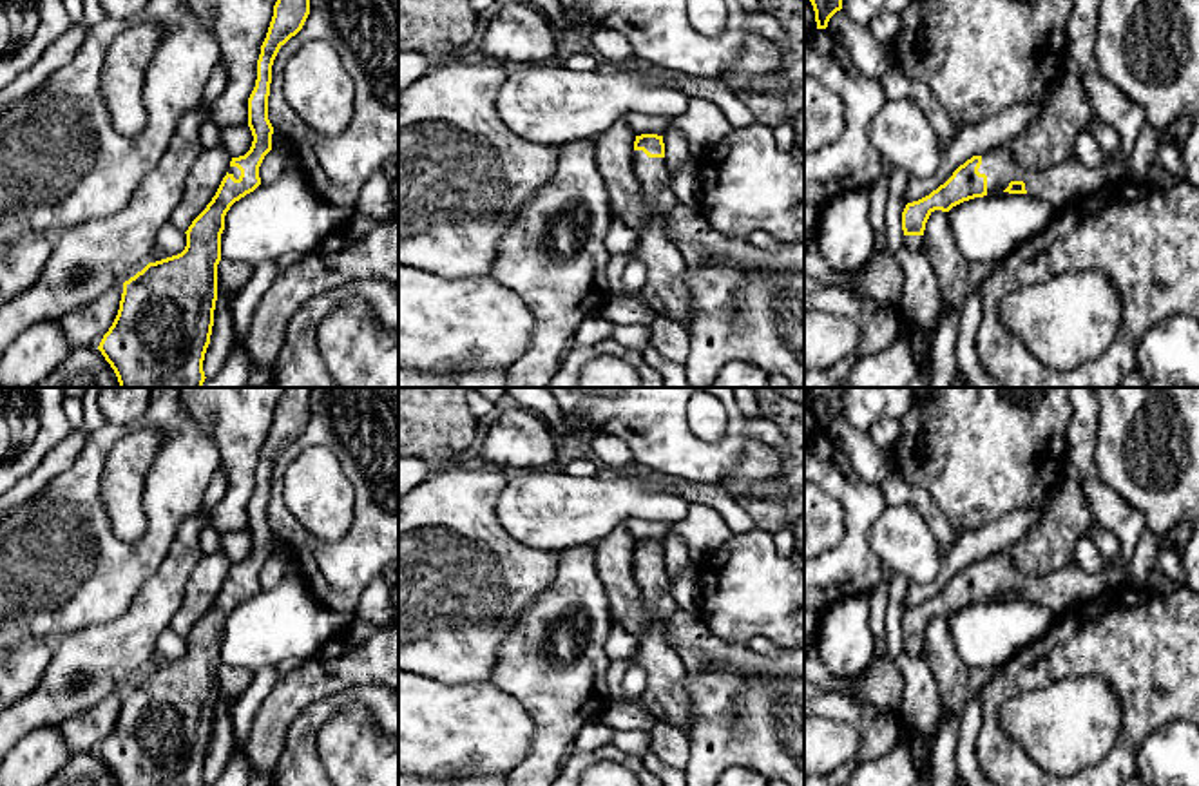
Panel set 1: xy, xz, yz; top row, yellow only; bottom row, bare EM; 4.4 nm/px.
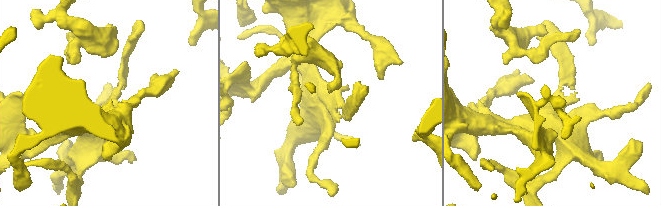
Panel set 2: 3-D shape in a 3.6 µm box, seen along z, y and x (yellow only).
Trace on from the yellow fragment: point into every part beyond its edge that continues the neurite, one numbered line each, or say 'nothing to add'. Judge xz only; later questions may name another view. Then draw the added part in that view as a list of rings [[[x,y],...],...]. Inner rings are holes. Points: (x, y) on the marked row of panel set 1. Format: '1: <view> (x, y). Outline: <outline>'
1: xz (667, 292). Outline: [[[634,150],[634,174],[639,192],[650,206],[650,221],[639,232],[632,254],[647,266],[641,299],[659,317],[688,328],[692,293],[686,283],[686,263],[665,228],[667,214],[677,205],[670,190],[670,170],[665,158],[648,158],[643,150]]]

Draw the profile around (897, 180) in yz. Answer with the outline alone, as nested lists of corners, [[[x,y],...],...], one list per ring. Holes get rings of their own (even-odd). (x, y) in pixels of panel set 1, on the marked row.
[[[887,170],[887,205],[884,214],[886,223],[886,252],[897,257],[897,252],[904,246],[902,212],[906,208],[906,185],[909,176],[904,170]]]

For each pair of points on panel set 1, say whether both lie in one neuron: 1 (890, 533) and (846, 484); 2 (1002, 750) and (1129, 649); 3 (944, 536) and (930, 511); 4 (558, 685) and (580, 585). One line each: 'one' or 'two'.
1: two
2: one
3: one
4: one

